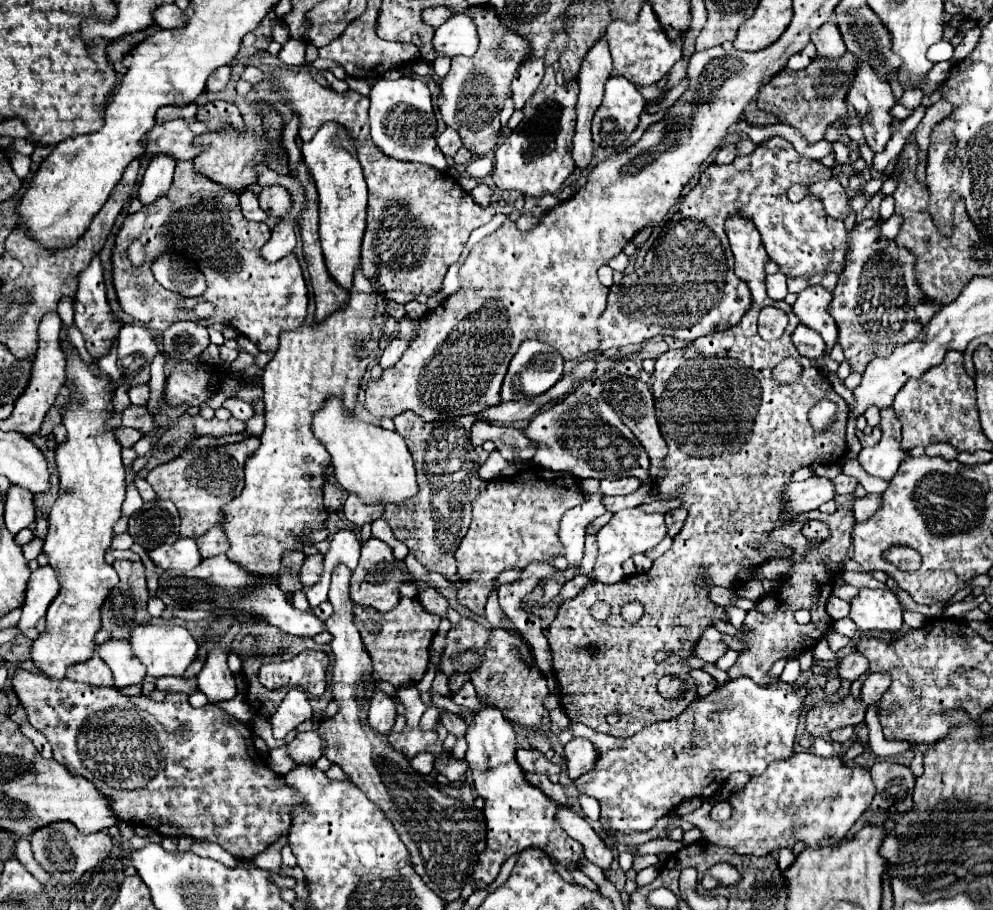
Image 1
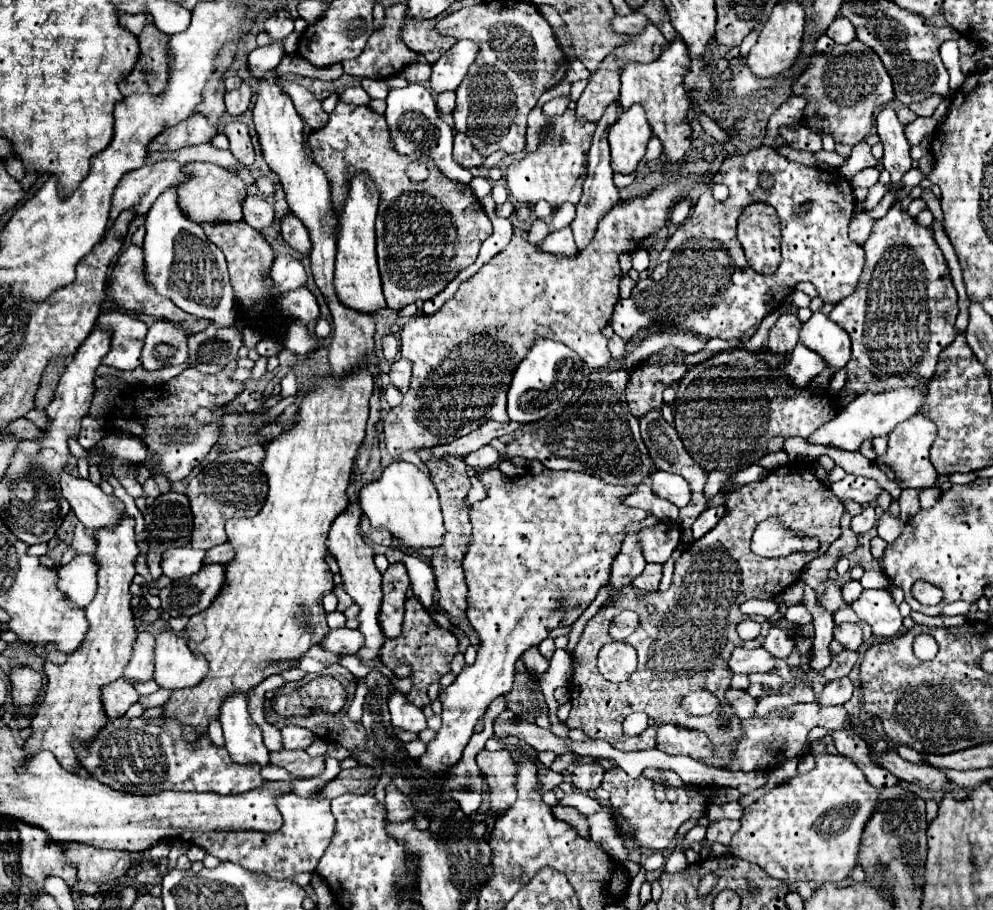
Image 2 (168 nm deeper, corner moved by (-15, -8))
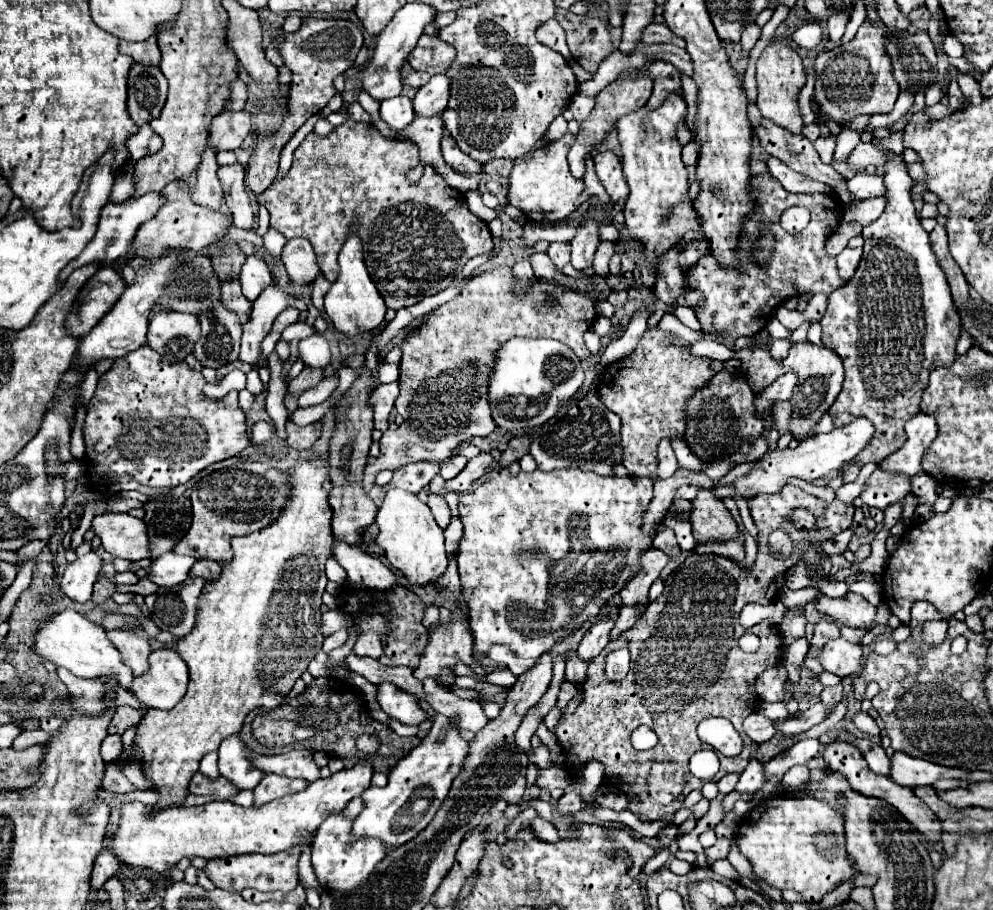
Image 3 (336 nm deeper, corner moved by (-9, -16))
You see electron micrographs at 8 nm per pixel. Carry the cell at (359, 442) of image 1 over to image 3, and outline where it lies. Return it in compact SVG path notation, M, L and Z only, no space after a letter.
M389 488L377 512L375 524L379 526L375 544L385 550L387 562L393 568L401 570L411 582L431 584L433 580L437 580L437 576L445 572L449 558L445 552L443 530L437 526L429 506L421 502L417 494L405 492L401 488Z

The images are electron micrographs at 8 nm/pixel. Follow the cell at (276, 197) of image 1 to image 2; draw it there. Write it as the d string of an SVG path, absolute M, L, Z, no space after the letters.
M291 212L285 214L285 218L281 220L281 236L283 240L297 250L301 256L309 256L311 254L311 238L309 238L309 230L305 228L305 224L293 216Z

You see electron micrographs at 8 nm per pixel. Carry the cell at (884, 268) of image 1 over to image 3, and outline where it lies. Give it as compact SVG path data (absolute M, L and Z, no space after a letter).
M873 140L873 144L887 156L883 176L887 190L887 206L875 222L863 228L865 254L861 258L861 264L855 276L845 284L845 288L839 288L837 292L833 292L833 296L829 296L827 312L821 318L823 344L835 350L845 364L843 390L829 408L835 426L849 424L849 420L857 416L867 416L877 428L877 436L873 436L873 440L863 448L863 452L855 456L855 462L859 466L867 462L879 464L885 456L901 448L901 444L905 442L903 424L919 412L921 394L929 384L929 372L933 368L949 366L953 362L955 342L961 334L961 318L953 308L949 282L937 262L937 256L933 254L929 234L923 230L915 206L911 202L909 192L913 180L907 174L907 164L899 154L887 150L881 142Z

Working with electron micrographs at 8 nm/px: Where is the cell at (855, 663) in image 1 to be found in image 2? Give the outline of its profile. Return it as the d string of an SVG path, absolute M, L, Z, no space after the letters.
M841 678L841 680L829 682L829 684L823 688L817 704L819 704L819 706L845 704L845 702L851 698L851 694L853 694L853 684L851 684L851 680L849 680L849 678Z

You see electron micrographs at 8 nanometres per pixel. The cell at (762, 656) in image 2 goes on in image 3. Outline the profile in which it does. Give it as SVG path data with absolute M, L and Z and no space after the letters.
M777 664L757 676L755 688L757 688L757 694L761 696L761 700L781 702L781 700L785 700L785 692L783 692L785 682L787 682L787 670L783 664Z

